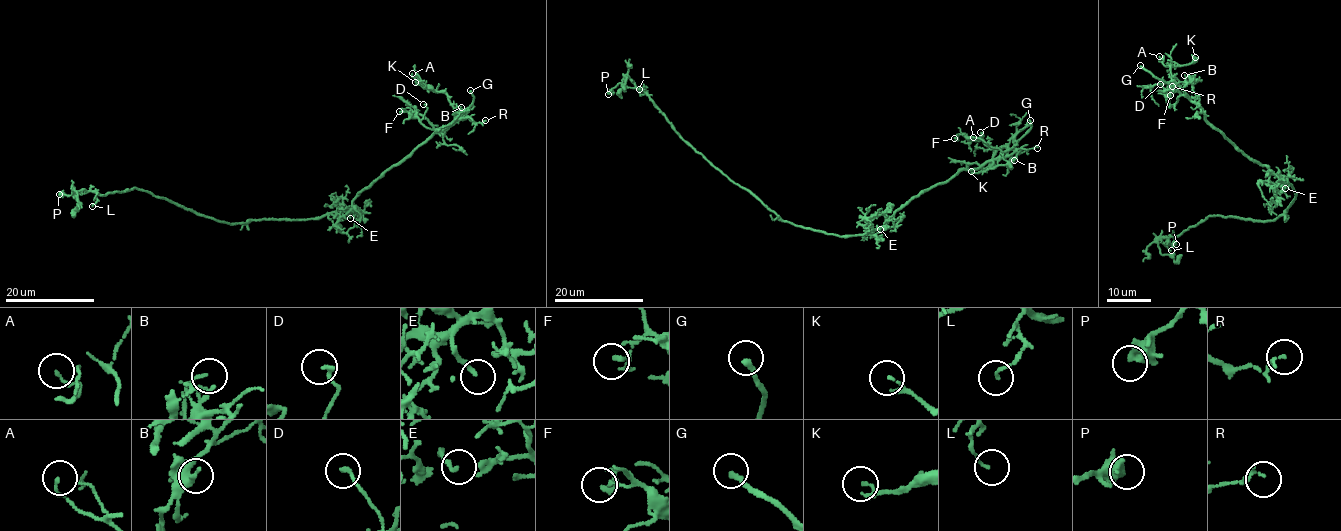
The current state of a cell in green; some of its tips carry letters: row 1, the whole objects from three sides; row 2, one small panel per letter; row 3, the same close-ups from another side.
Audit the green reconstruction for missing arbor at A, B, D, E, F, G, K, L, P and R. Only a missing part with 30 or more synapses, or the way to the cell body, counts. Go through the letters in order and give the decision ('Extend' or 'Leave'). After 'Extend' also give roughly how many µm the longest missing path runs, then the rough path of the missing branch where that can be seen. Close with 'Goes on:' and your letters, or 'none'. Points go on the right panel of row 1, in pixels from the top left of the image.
A: Leave
B: Leave
D: Leave
E: Leave
F: Leave
G: Extend. Missing length about 20 µm
K: Leave
L: Leave
P: Leave
R: Leave
Goes on: G

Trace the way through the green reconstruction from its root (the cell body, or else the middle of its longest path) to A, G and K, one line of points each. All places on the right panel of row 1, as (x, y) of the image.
A: (1293, 199), (1296, 193), (1290, 185), (1251, 160), (1207, 121), (1172, 79), (1173, 66), (1165, 66), (1159, 56)
G: (1293, 199), (1296, 193), (1290, 185), (1272, 175), (1265, 166), (1251, 160), (1216, 130), (1190, 99), (1140, 65)
K: (1293, 199), (1296, 193), (1290, 185), (1216, 130), (1174, 82), (1171, 67), (1188, 65), (1195, 57)

